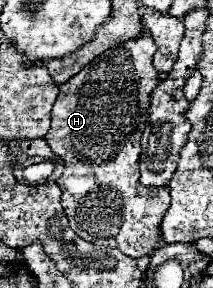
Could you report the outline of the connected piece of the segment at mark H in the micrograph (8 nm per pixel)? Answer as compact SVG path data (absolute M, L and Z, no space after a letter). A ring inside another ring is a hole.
M142 26L140 36L110 48L100 54L92 64L84 66L74 78L60 86L58 100L52 108L52 128L44 136L54 154L64 160L64 174L56 180L62 190L62 208L70 220L70 228L84 240L96 246L116 246L130 258L138 260L150 256L160 236L160 220L170 207L169 187L148 188L140 184L140 136L148 120L150 92L160 82L158 72L152 66L156 44L148 30Z

